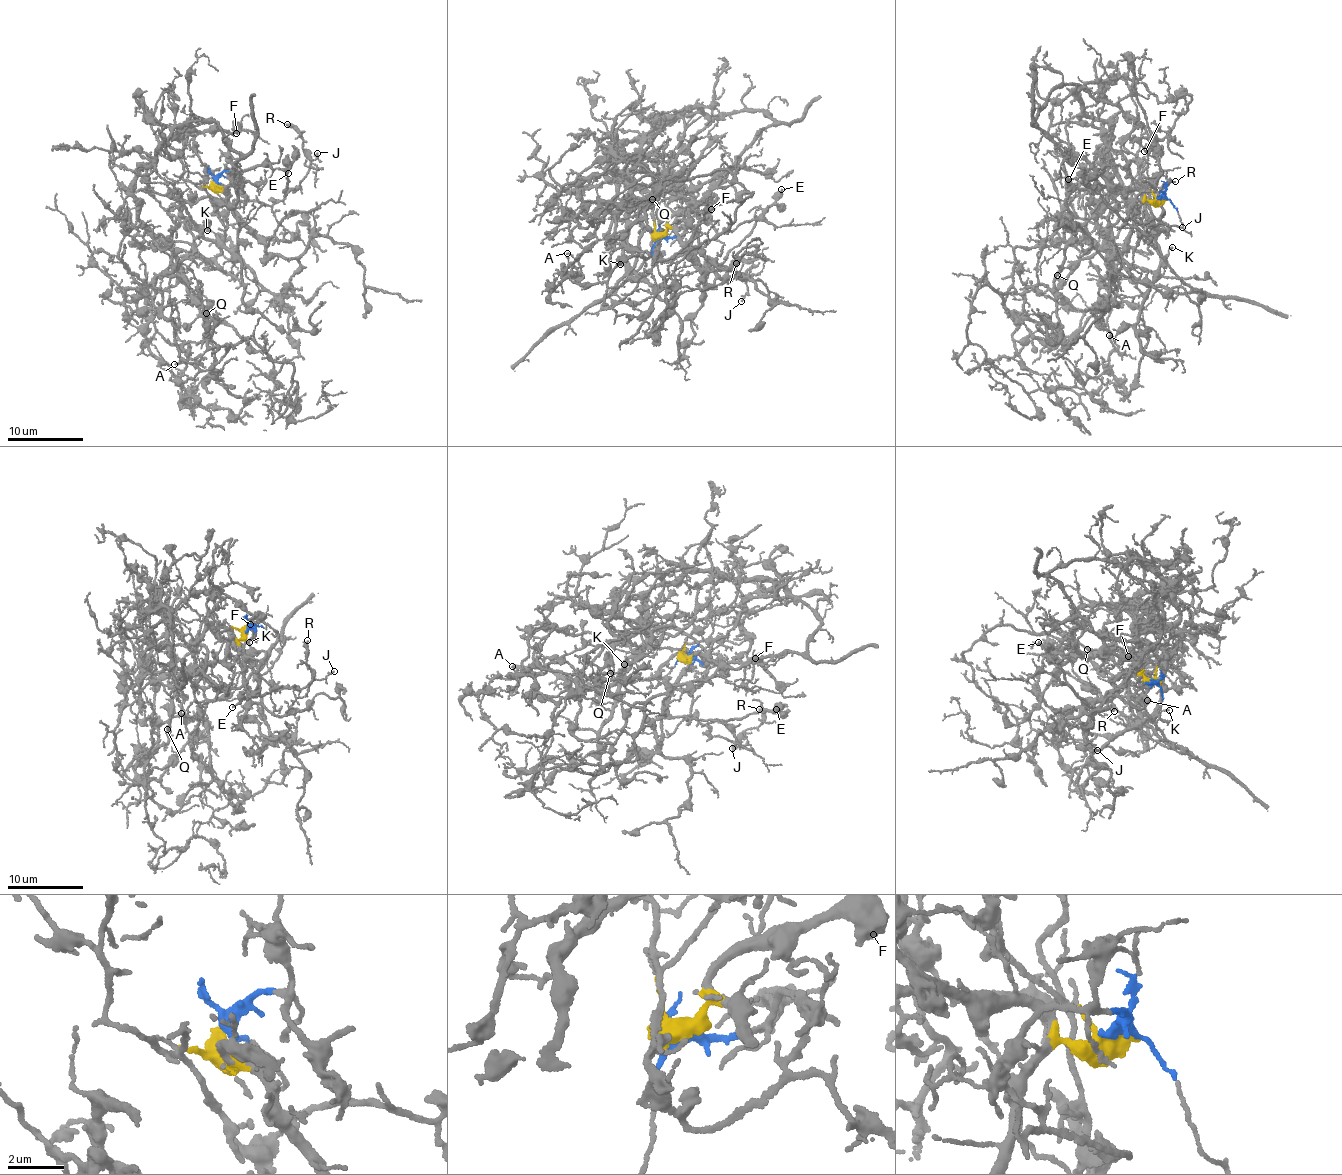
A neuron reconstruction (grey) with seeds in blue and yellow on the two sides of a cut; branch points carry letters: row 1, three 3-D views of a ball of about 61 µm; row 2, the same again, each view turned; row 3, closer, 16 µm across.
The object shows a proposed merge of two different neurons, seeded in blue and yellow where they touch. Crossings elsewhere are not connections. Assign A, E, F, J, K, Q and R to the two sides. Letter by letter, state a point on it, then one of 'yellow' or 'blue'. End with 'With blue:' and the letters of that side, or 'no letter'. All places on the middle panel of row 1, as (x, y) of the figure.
A: at (567, 253); yellow
E: at (781, 189); blue
F: at (711, 209); yellow
J: at (741, 301); blue
K: at (620, 264); yellow
Q: at (652, 199); yellow
R: at (736, 263); blue
With blue: E, J, R

